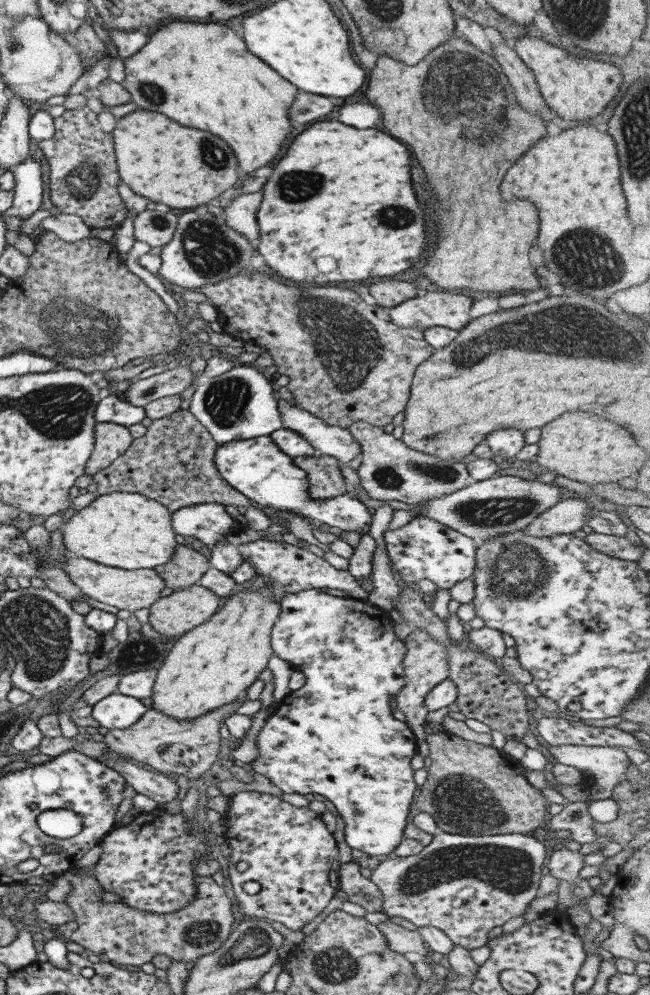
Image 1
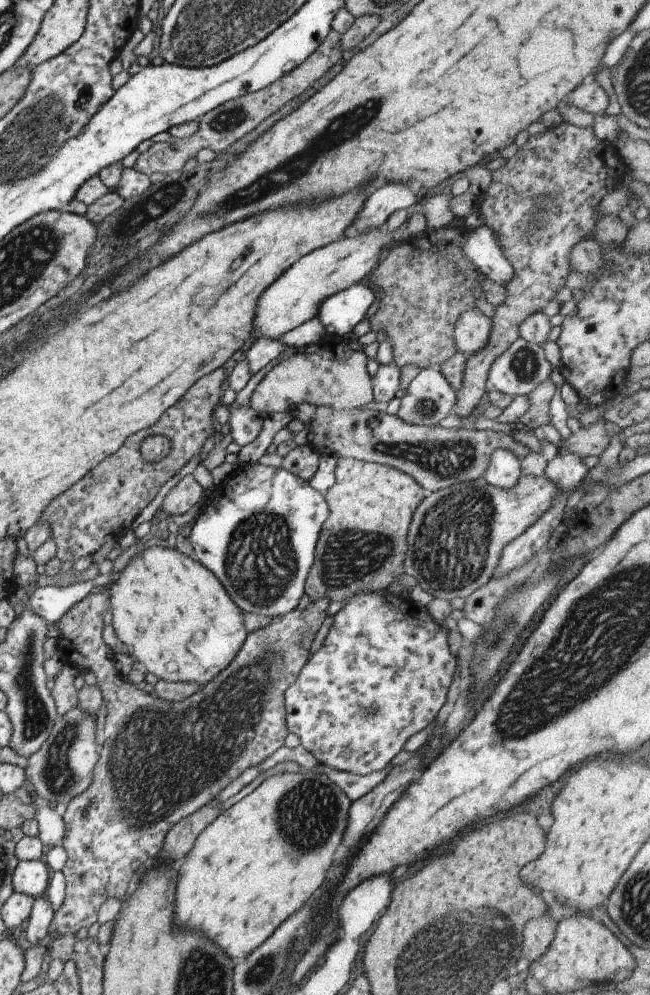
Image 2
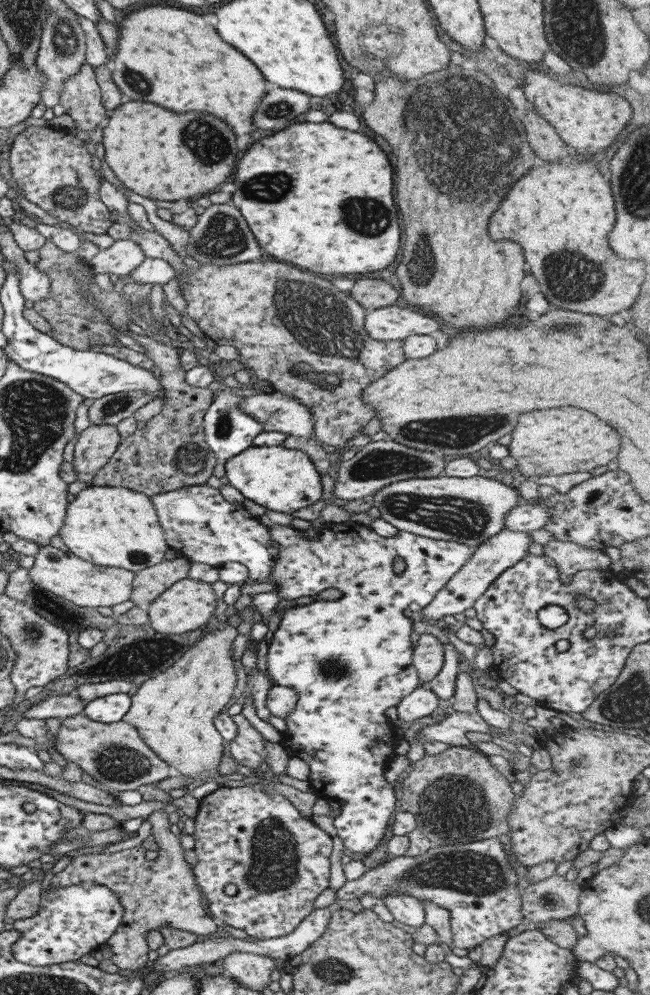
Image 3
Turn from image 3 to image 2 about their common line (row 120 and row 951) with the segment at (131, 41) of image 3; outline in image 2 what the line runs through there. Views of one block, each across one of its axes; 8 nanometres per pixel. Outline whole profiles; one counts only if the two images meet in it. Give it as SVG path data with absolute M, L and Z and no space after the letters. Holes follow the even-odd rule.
M302 770L296 773L279 773L266 778L252 793L242 798L239 802L230 806L225 812L218 815L198 836L192 850L179 861L175 868L178 878L176 886L176 924L178 926L190 926L194 930L202 930L210 940L214 940L224 954L230 958L244 958L248 956L256 946L260 946L290 914L300 910L306 900L322 886L326 880L328 868L332 866L334 852L342 840L344 828L348 824L349 808L351 798L324 773L314 772L314 770Z

